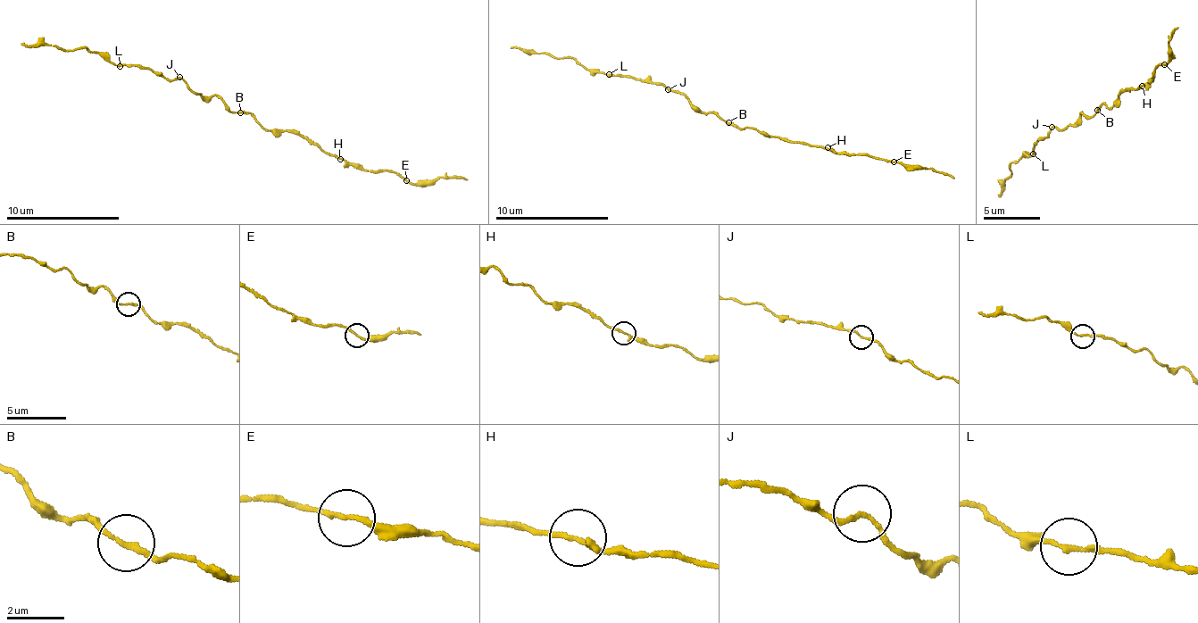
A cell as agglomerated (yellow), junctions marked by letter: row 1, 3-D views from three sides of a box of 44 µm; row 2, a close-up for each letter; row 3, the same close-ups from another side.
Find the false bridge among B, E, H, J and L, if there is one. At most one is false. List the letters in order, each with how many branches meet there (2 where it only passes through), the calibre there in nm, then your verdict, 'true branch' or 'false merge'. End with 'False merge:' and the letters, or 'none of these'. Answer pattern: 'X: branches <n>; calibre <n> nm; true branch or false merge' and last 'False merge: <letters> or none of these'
B: branches 2; calibre 170 nm; true branch
E: branches 2; calibre 160 nm; true branch
H: branches 2; calibre 170 nm; true branch
J: branches 2; calibre 130 nm; true branch
L: branches 2; calibre 140 nm; true branch
False merge: none of these

